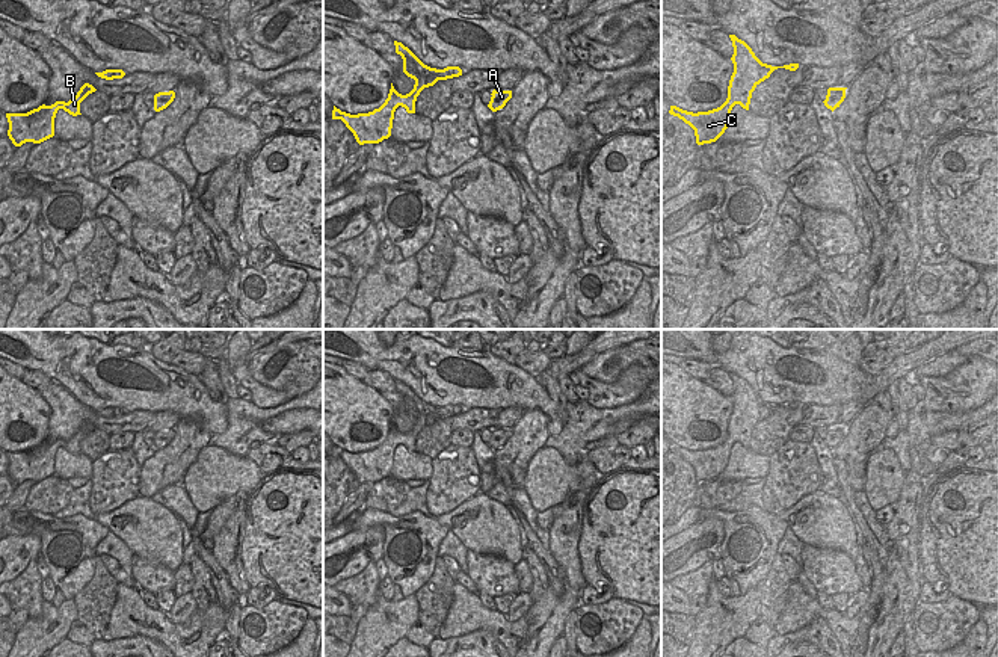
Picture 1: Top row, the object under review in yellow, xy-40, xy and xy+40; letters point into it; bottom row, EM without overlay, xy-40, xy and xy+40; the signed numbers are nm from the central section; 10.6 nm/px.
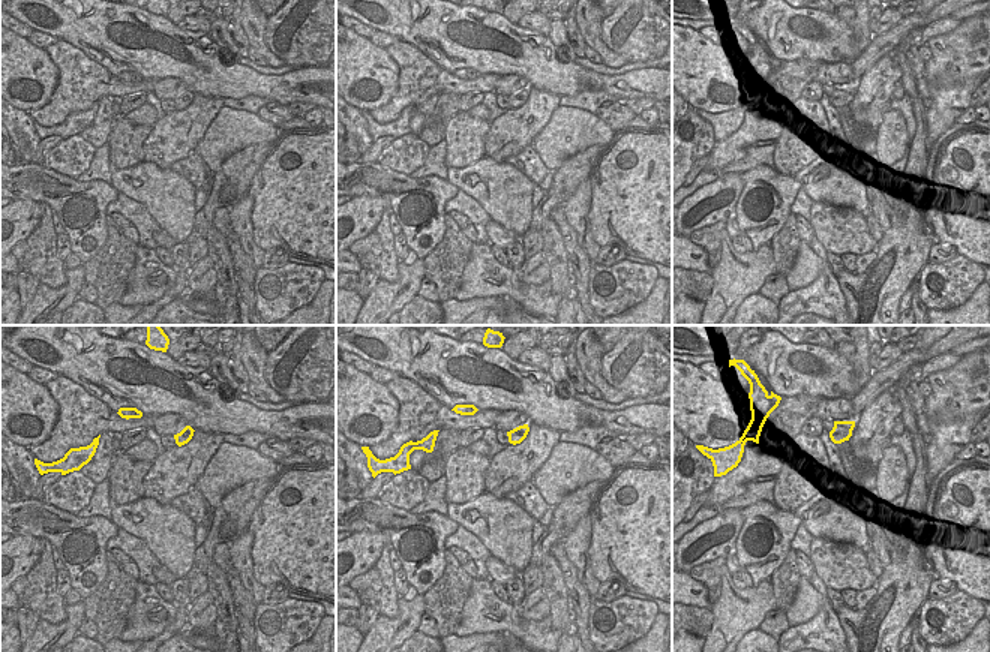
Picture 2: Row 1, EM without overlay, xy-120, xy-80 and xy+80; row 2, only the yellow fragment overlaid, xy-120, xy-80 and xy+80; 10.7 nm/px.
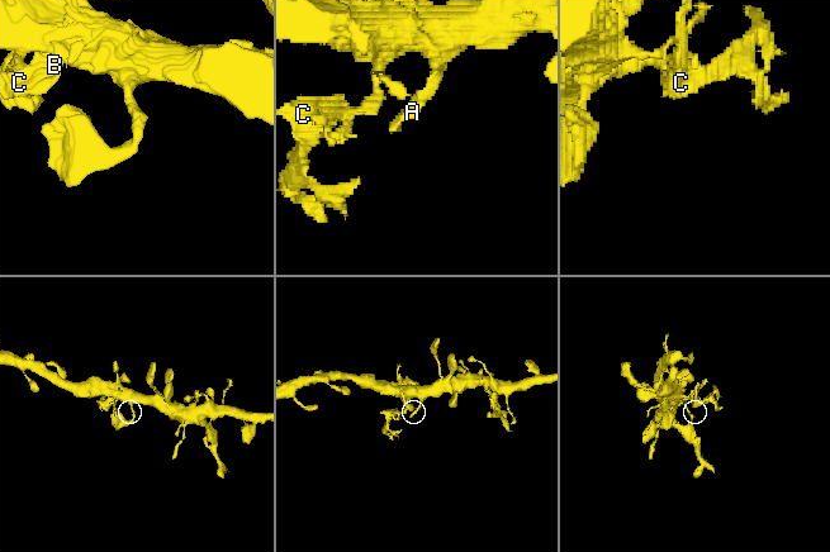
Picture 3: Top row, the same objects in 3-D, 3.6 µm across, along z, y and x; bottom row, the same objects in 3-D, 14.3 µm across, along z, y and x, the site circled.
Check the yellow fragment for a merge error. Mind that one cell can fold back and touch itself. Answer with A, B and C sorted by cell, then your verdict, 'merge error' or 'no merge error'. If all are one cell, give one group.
A / B C; merge error

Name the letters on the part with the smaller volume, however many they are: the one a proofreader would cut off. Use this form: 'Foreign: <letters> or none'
Foreign: B, C

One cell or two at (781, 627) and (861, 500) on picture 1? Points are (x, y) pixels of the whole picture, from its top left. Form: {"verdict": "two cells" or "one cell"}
{"verdict": "two cells"}

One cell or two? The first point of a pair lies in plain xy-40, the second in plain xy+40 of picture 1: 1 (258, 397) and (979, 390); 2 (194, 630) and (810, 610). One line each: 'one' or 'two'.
1: one
2: one

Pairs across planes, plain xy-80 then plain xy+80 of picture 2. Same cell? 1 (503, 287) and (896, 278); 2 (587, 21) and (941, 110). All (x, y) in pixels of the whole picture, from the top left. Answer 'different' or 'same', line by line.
1: same
2: same

